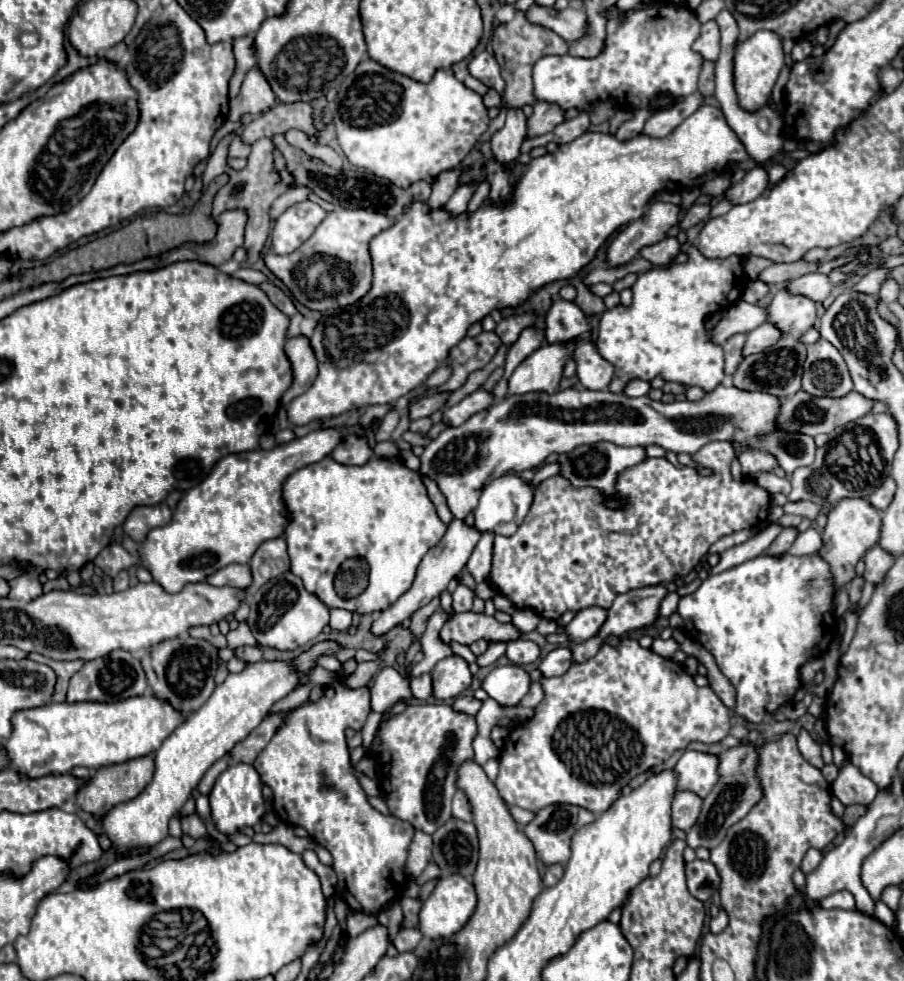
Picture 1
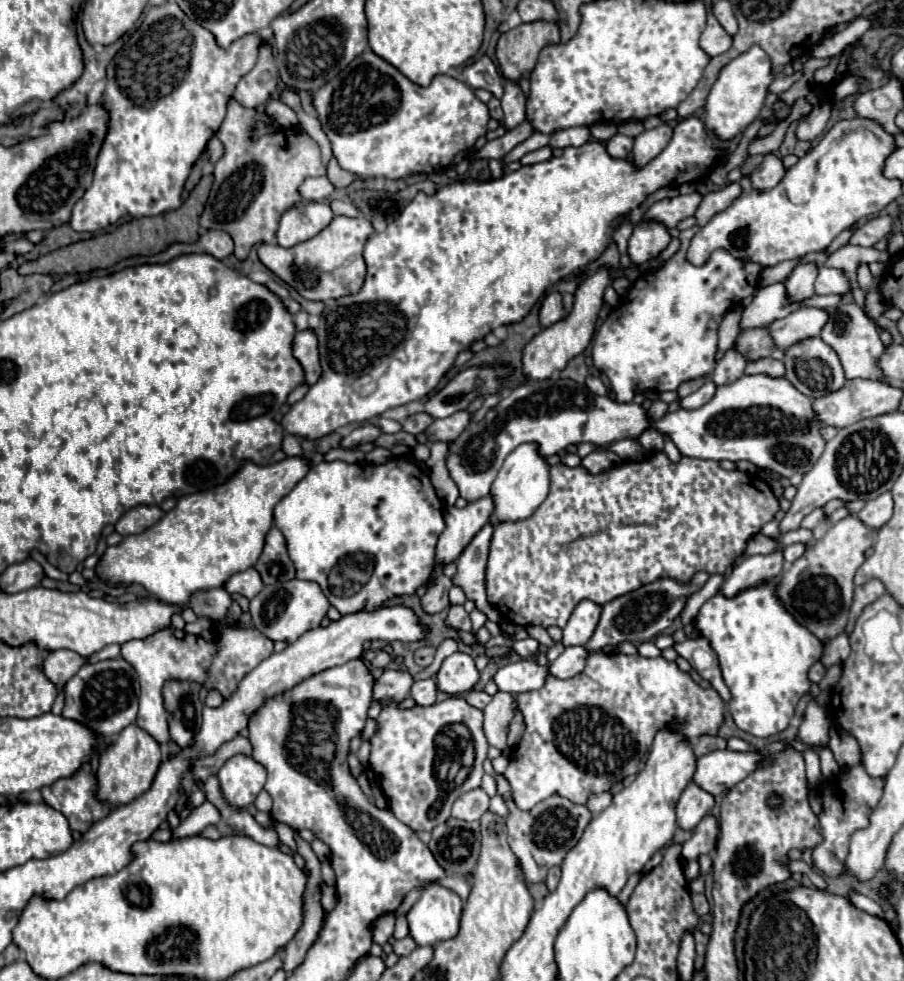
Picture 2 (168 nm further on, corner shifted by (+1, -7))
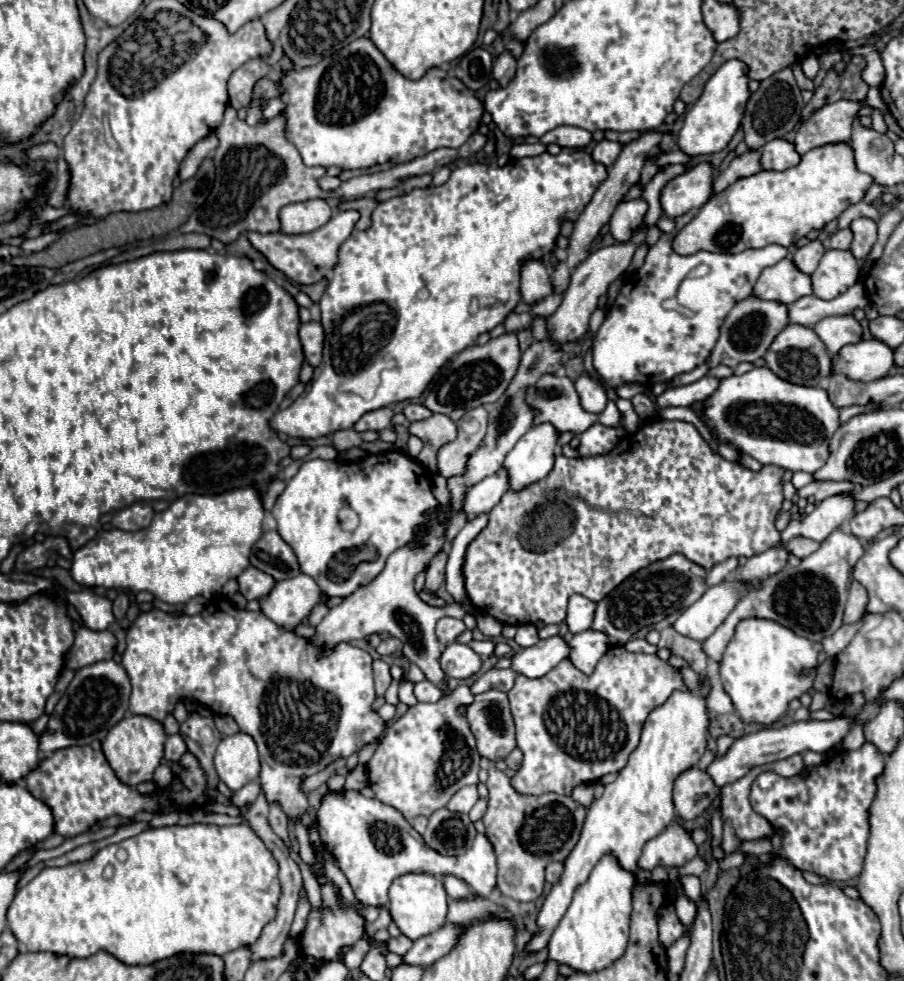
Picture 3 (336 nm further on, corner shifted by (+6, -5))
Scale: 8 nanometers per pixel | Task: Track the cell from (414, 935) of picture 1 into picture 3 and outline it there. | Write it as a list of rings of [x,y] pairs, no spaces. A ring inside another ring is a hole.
[[[400,935],[400,937],[390,937],[388,939],[388,943],[386,943],[386,947],[388,947],[388,951],[392,951],[392,953],[398,953],[398,955],[404,955],[410,947],[412,947],[412,941],[408,939],[408,937],[404,937],[404,935]]]

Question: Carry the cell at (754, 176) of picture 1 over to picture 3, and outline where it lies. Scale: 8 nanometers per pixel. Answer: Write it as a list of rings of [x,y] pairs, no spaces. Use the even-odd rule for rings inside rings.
[[[786,139],[768,141],[768,145],[762,147],[762,169],[776,169],[784,171],[800,163],[800,155],[794,149],[794,143]]]

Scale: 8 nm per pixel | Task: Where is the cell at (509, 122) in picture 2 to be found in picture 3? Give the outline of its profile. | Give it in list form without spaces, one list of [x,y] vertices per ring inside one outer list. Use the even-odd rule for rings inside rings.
[[[504,51],[494,61],[494,79],[506,87],[516,75],[516,57],[510,51]]]

